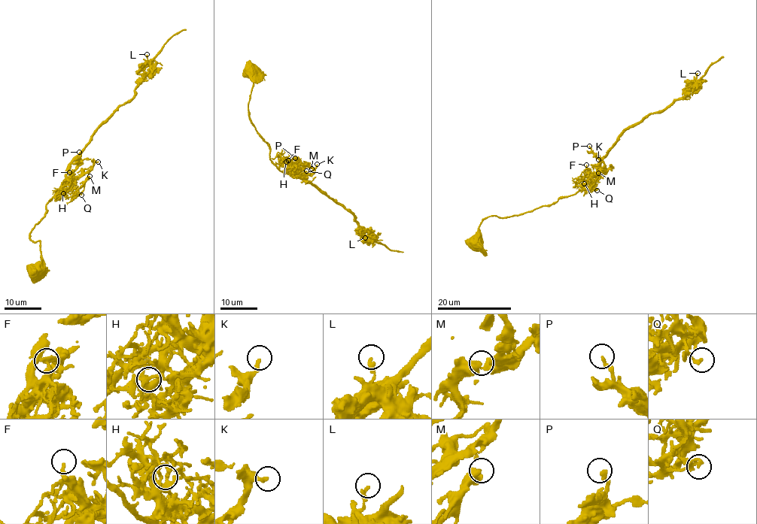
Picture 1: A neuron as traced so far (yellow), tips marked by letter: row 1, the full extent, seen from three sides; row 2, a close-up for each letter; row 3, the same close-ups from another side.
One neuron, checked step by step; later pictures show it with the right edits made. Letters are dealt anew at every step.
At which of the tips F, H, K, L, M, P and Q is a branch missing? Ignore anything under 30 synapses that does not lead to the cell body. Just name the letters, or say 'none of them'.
none of them

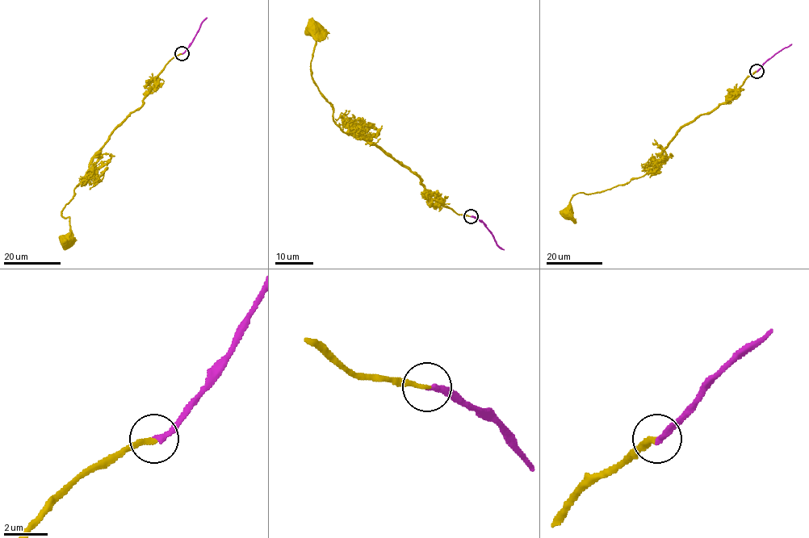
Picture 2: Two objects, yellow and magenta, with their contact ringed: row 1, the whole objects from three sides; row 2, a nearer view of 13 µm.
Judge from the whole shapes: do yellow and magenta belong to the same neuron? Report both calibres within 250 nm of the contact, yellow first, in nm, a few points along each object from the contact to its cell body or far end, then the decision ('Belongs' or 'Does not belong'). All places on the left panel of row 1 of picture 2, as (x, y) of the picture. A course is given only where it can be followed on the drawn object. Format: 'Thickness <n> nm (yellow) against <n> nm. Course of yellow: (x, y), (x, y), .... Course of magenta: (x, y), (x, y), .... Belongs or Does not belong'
Thickness 190 nm (yellow) against 240 nm. Course of yellow: (182, 53), (171, 59), (140, 106), (129, 114), (94, 157), (61, 212), (69, 218), (65, 239). Course of magenta: (182, 53), (207, 18). Belongs

